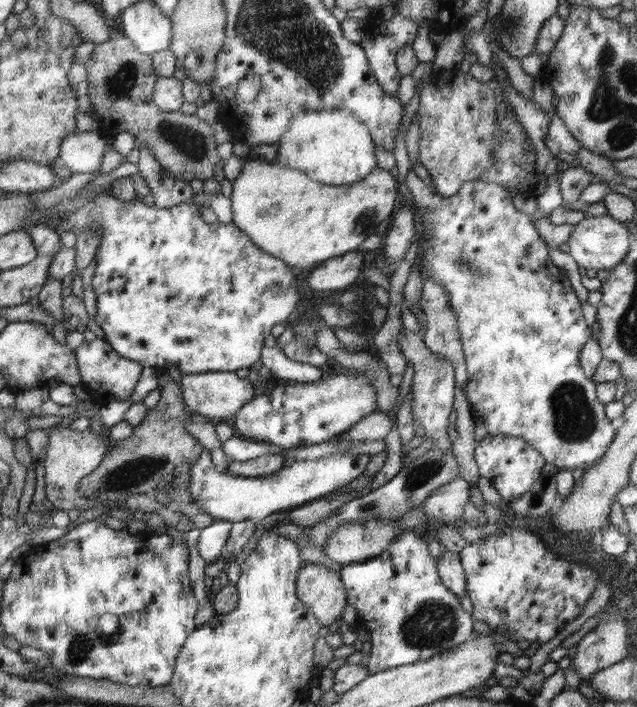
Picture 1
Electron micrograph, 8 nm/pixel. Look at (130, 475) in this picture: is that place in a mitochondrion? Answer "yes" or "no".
yes

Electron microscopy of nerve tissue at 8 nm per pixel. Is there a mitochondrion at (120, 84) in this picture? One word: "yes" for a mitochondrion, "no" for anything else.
yes

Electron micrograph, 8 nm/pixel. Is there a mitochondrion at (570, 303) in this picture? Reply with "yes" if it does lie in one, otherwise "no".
no

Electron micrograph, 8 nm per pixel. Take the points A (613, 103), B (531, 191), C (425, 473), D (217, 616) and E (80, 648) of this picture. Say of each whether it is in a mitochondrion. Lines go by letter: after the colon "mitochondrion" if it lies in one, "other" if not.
A: mitochondrion
B: other
C: mitochondrion
D: other
E: mitochondrion

